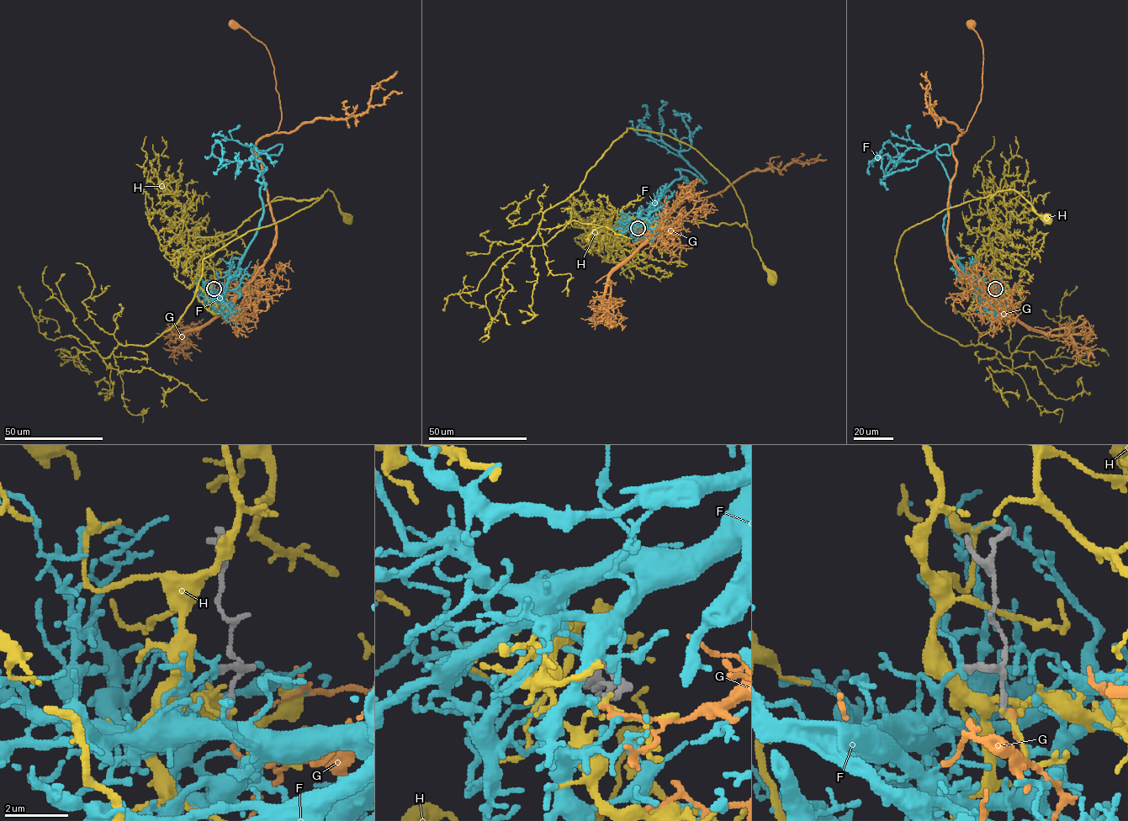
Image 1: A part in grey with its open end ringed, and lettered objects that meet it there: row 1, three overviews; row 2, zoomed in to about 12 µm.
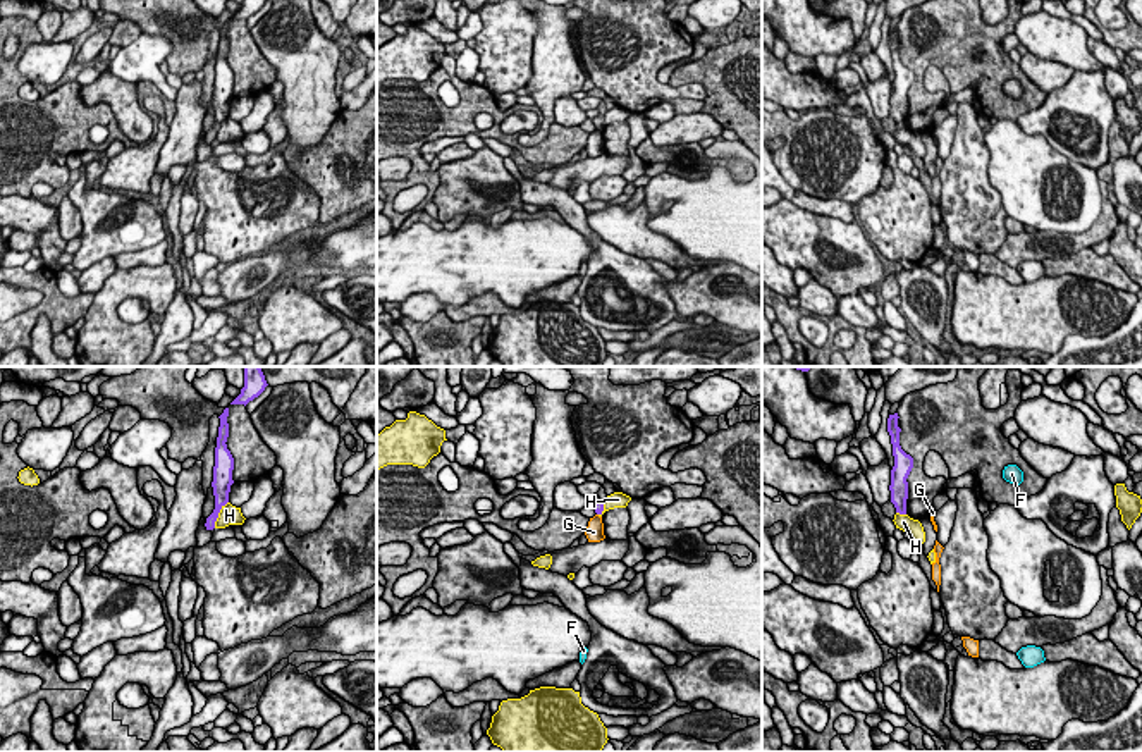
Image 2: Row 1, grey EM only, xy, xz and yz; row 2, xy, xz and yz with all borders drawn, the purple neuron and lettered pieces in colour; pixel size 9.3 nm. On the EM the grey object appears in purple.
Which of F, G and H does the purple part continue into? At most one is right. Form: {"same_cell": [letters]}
{"same_cell": ["F"]}

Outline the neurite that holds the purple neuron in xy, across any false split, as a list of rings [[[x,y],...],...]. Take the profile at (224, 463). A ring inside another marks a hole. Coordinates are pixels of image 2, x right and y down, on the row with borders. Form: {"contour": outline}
{"contour": [[[225,408],[224,413],[218,416],[220,427],[218,427],[218,437],[215,447],[215,466],[213,466],[213,482],[212,482],[213,496],[215,496],[215,509],[206,518],[205,523],[206,530],[215,528],[218,513],[229,502],[230,485],[234,484],[232,480],[234,458],[225,444],[229,437],[227,416],[229,416],[229,408]]]}

